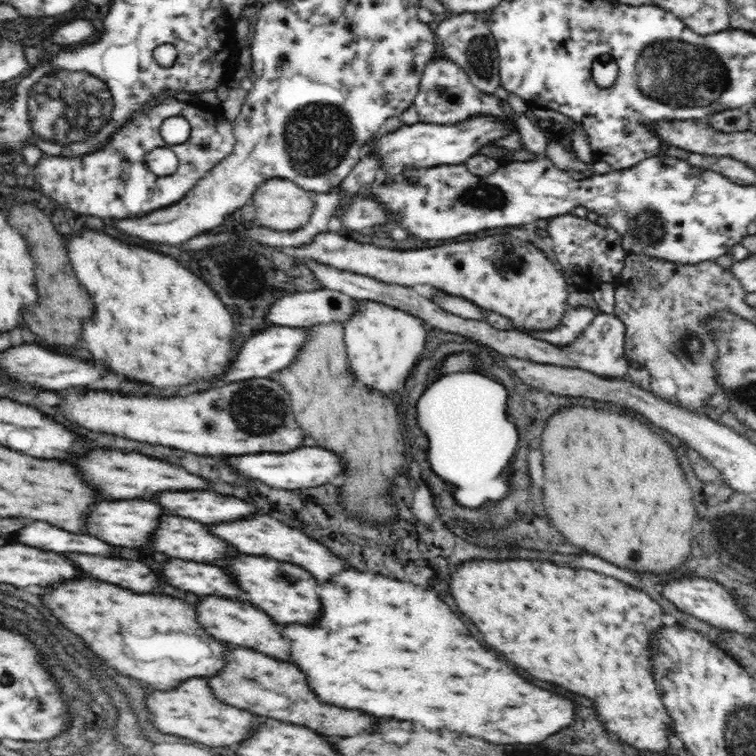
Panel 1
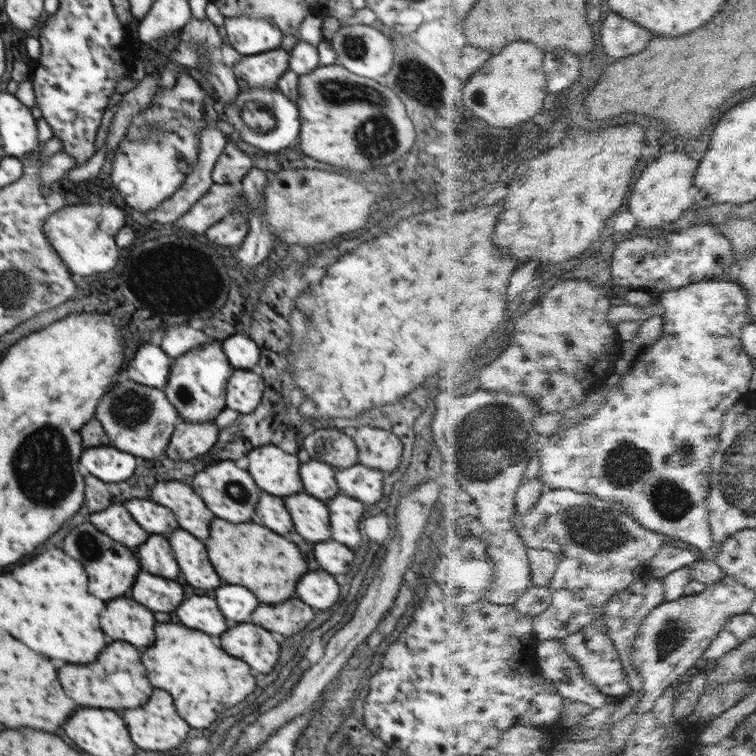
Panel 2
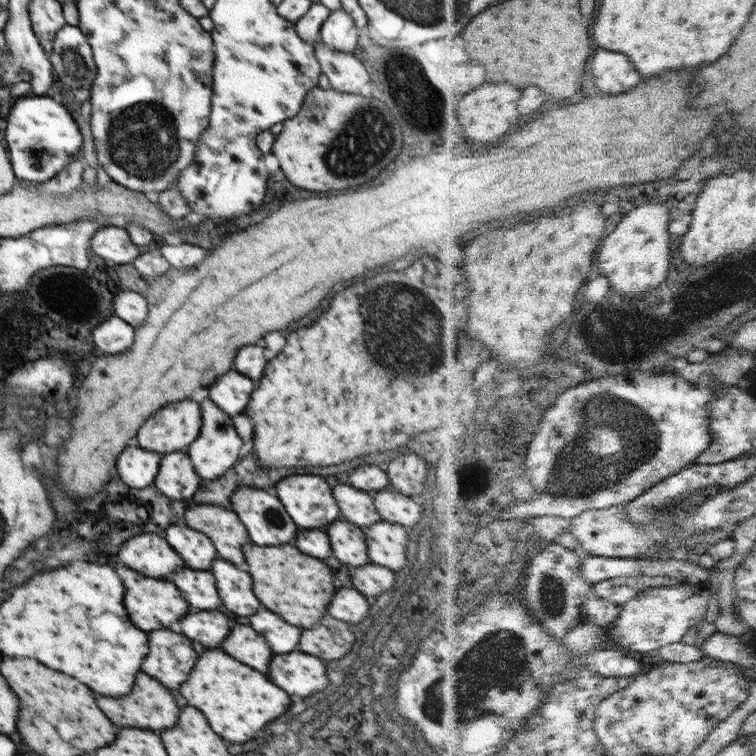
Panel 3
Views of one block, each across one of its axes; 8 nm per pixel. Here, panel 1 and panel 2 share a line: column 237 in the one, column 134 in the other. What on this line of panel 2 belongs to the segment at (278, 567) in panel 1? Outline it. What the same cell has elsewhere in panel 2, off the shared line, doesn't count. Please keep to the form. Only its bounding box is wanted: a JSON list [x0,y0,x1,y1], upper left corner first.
[62,522,140,600]

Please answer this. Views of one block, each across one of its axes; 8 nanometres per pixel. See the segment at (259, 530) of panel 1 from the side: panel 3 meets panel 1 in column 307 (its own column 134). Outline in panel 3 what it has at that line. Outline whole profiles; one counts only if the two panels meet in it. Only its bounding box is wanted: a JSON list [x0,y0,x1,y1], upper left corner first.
[120,534,186,580]

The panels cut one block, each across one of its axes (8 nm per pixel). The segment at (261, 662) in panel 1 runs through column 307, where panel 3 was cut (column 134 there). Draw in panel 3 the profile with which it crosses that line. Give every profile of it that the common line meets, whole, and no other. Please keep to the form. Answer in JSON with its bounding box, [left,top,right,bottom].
[96,672,186,730]

